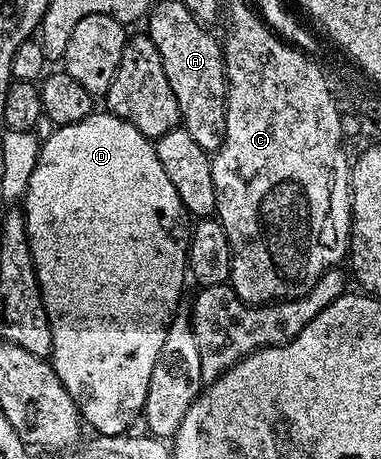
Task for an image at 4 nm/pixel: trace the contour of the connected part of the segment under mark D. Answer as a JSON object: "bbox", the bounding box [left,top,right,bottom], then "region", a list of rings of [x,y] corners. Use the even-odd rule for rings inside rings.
{"bbox":[21,113,189,435],"region":[[[92,113],[85,121],[77,121],[73,125],[55,127],[52,135],[42,140],[42,147],[37,157],[36,169],[29,178],[27,193],[21,202],[21,210],[27,216],[27,236],[33,253],[33,265],[37,273],[37,281],[41,289],[41,297],[45,301],[45,309],[51,326],[53,349],[49,356],[52,369],[57,373],[61,385],[73,397],[82,422],[92,427],[92,432],[101,435],[125,435],[142,416],[145,397],[149,393],[149,376],[153,373],[153,365],[157,361],[157,353],[165,342],[165,333],[171,324],[175,310],[181,305],[179,299],[183,295],[183,278],[187,279],[189,216],[181,205],[181,197],[177,197],[177,189],[169,182],[165,168],[155,152],[155,145],[141,134],[133,125],[110,113]]]}

